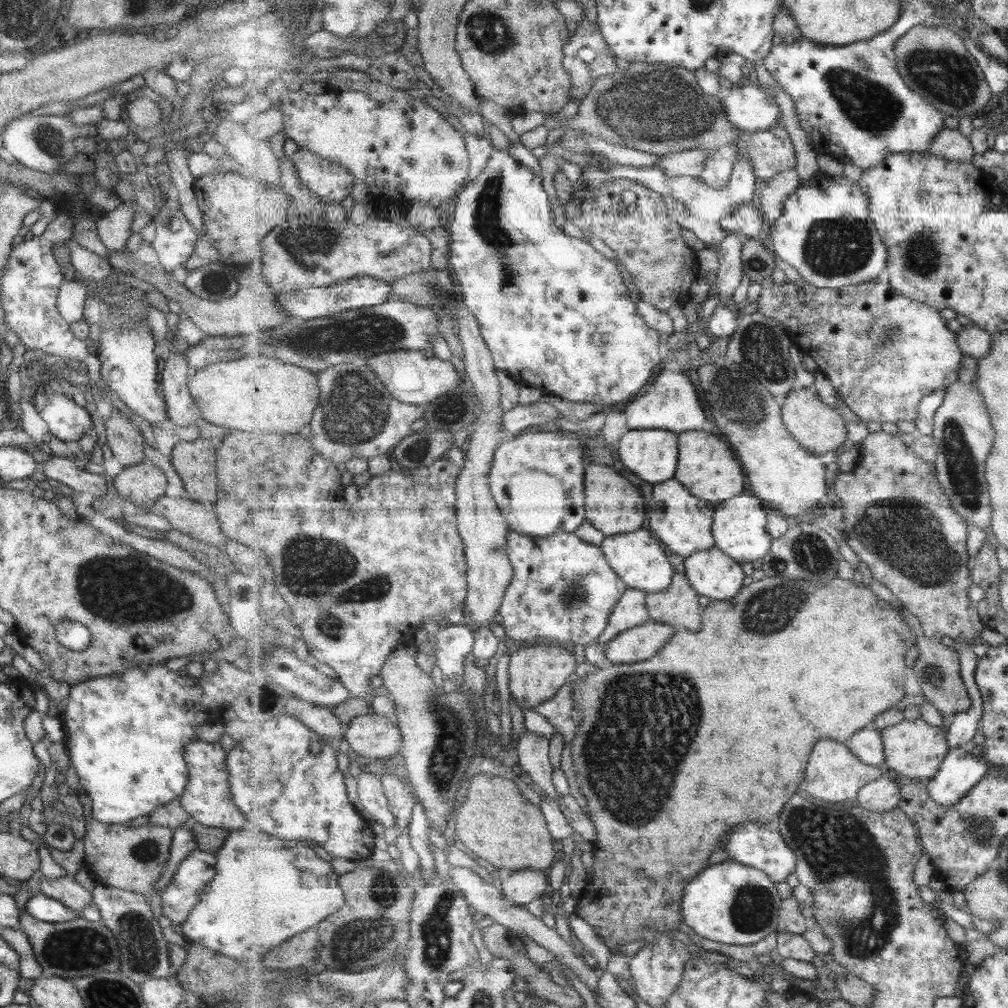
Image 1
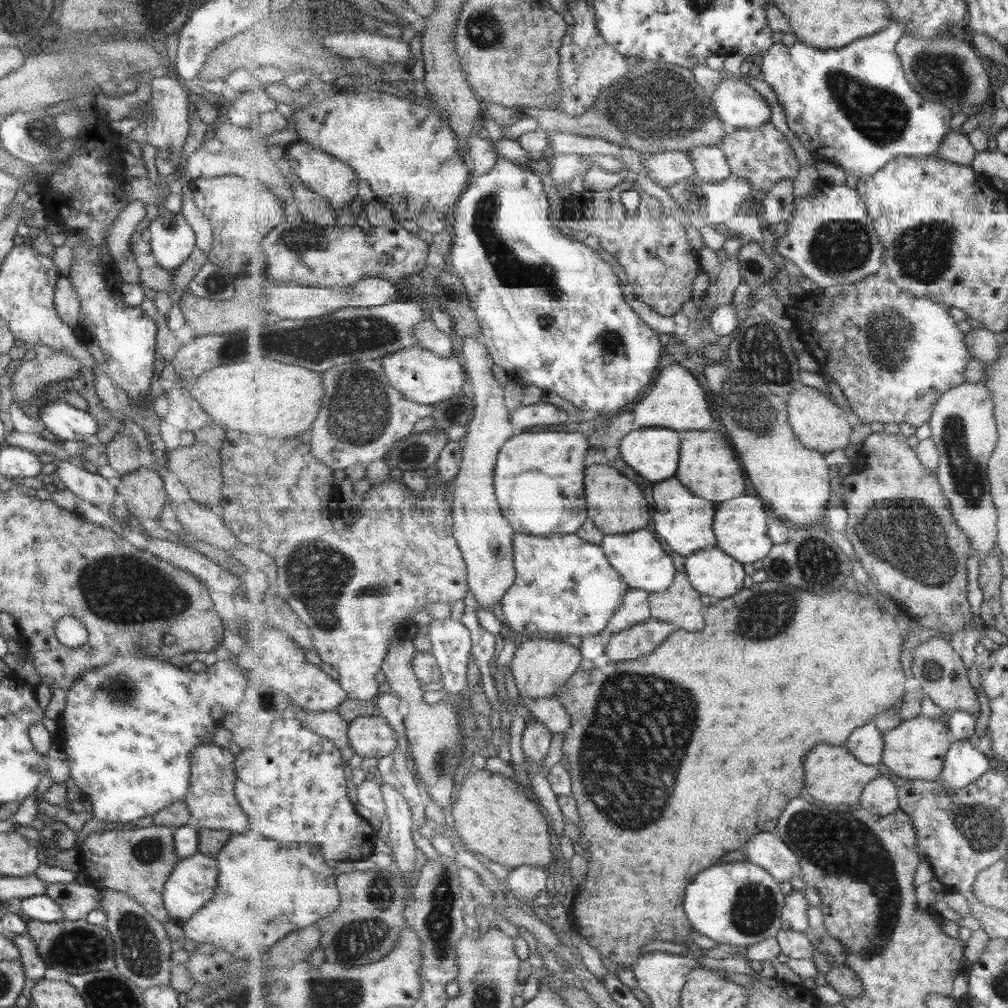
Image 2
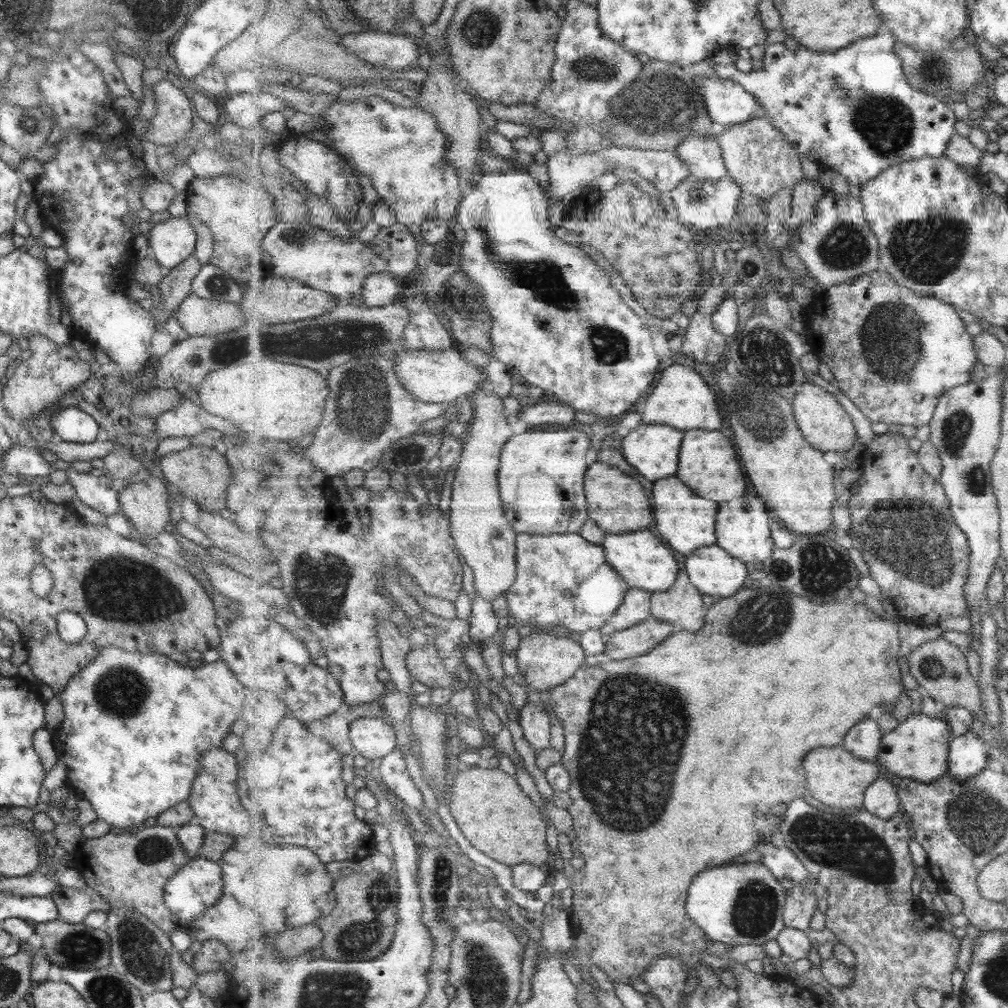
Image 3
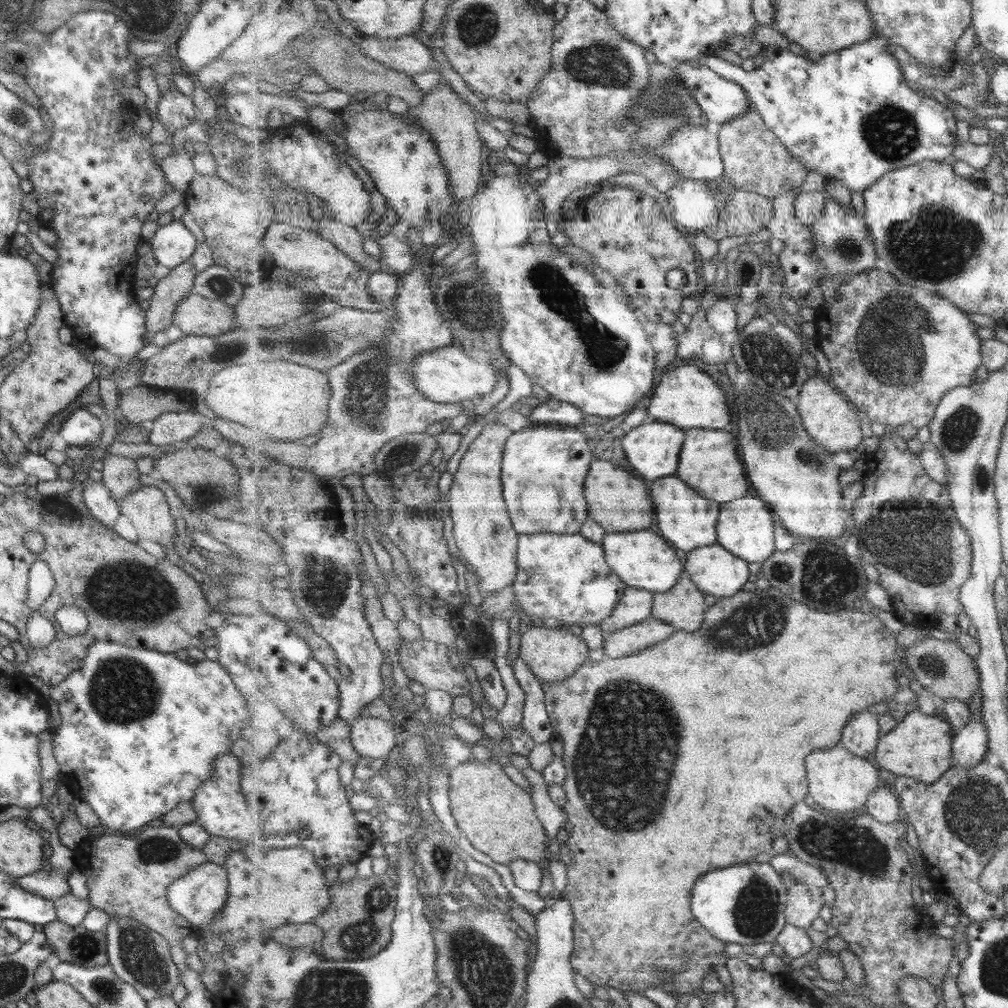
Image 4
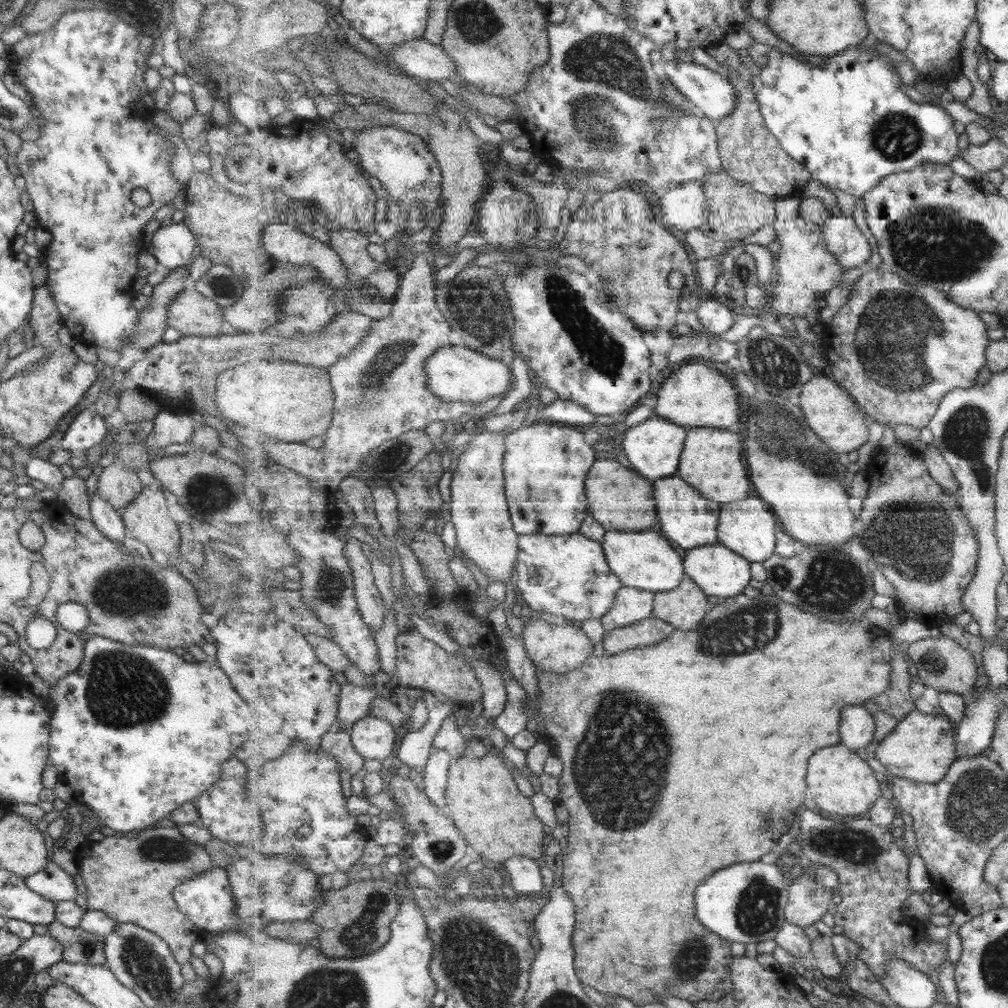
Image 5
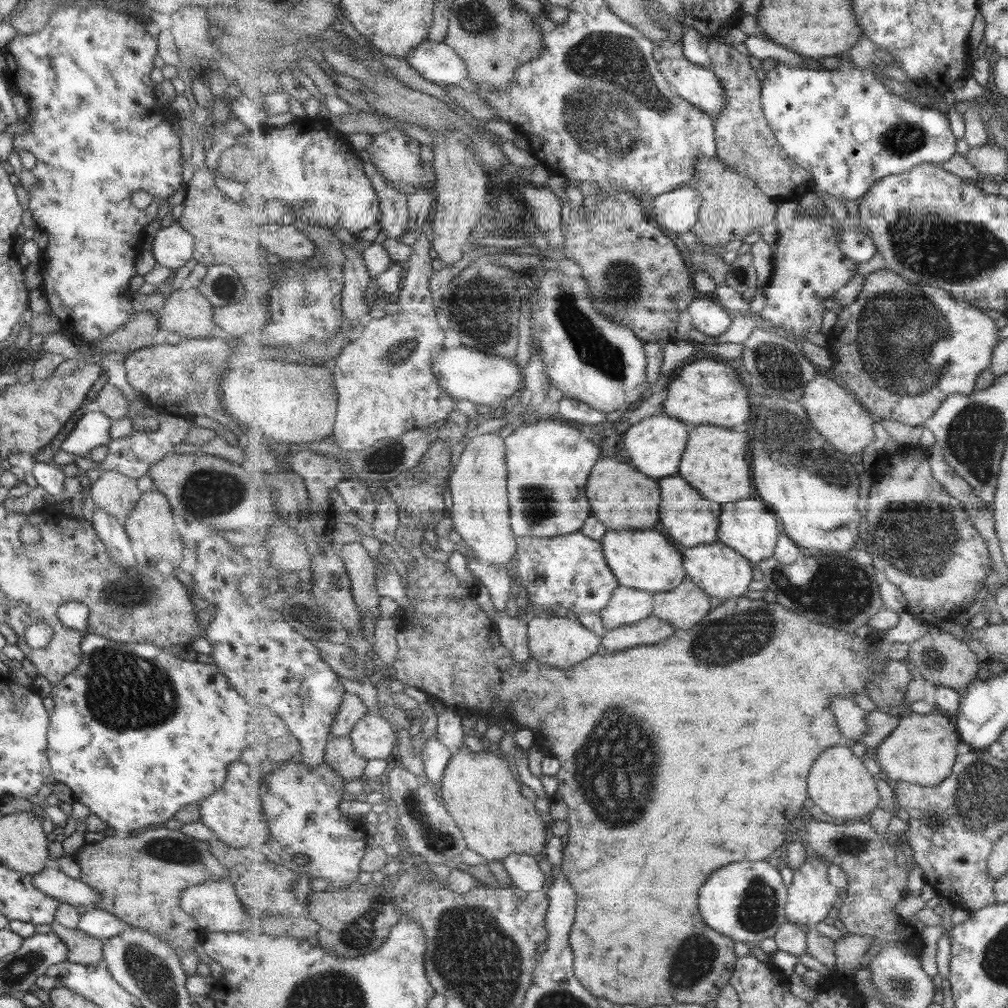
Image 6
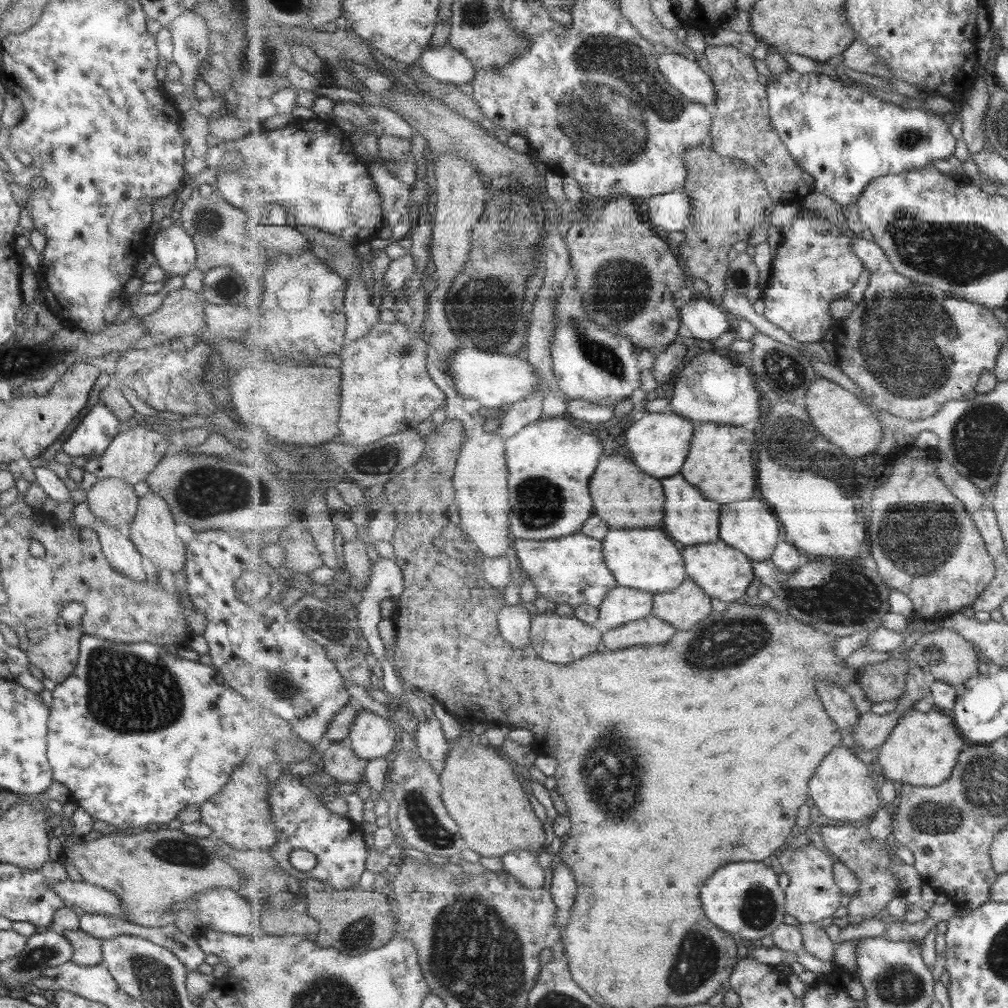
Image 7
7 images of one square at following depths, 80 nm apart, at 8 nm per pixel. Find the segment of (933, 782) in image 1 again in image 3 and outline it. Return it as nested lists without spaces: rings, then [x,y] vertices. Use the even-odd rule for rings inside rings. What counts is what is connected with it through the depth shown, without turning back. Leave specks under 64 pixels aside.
[[[973,732],[955,736],[949,755],[948,774],[957,780],[967,780],[986,768],[990,757],[988,746]]]

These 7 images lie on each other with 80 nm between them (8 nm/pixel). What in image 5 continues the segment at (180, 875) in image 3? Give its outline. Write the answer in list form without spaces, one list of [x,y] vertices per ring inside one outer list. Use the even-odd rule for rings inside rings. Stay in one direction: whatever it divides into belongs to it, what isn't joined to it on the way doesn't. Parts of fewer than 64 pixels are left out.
[[[211,867],[173,888],[173,903],[183,918],[193,924],[197,930],[216,933],[235,931],[237,919],[233,914],[235,907],[233,907],[231,888],[226,872],[219,867]]]

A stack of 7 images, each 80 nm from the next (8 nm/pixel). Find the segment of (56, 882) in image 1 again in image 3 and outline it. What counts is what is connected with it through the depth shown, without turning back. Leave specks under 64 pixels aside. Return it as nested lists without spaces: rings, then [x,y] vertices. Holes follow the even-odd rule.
[[[57,885],[49,898],[55,904],[57,919],[67,924],[81,924],[89,913],[111,910],[109,904],[97,896],[97,892],[87,887],[85,890],[71,890]]]

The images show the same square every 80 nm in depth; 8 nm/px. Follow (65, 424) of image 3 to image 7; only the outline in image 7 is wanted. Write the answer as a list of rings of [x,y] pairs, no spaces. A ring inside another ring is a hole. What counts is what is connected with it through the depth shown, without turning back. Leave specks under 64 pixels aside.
[[[99,401],[90,408],[69,438],[63,442],[60,451],[71,458],[98,458],[117,436],[118,425],[117,418]]]

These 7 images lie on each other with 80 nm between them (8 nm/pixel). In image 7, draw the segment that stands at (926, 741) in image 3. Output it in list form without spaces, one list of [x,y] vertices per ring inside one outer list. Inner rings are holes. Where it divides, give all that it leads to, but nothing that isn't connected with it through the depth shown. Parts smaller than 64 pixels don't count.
[[[940,709],[929,712],[910,710],[905,713],[885,744],[879,748],[878,758],[883,776],[900,784],[926,787],[939,786],[949,780],[965,746],[965,740],[959,736],[953,719]]]

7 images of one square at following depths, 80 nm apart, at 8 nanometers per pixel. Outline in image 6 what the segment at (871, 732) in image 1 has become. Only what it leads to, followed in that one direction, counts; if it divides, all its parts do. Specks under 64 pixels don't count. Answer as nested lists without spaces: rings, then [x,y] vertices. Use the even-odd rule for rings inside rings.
[[[833,697],[832,712],[848,744],[861,741],[868,733],[868,713],[852,697]]]

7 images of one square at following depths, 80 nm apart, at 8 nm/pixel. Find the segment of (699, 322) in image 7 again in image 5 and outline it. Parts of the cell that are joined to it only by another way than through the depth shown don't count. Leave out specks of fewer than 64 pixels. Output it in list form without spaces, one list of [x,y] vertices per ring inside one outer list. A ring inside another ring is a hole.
[[[705,296],[695,312],[702,326],[718,336],[733,328],[737,313],[733,306],[716,296]]]

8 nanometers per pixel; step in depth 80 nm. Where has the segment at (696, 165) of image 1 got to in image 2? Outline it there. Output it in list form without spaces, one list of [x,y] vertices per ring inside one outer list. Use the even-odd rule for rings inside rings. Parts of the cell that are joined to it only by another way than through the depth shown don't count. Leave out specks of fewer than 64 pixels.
[[[688,151],[642,152],[645,175],[656,184],[668,188],[696,174],[695,163]]]

